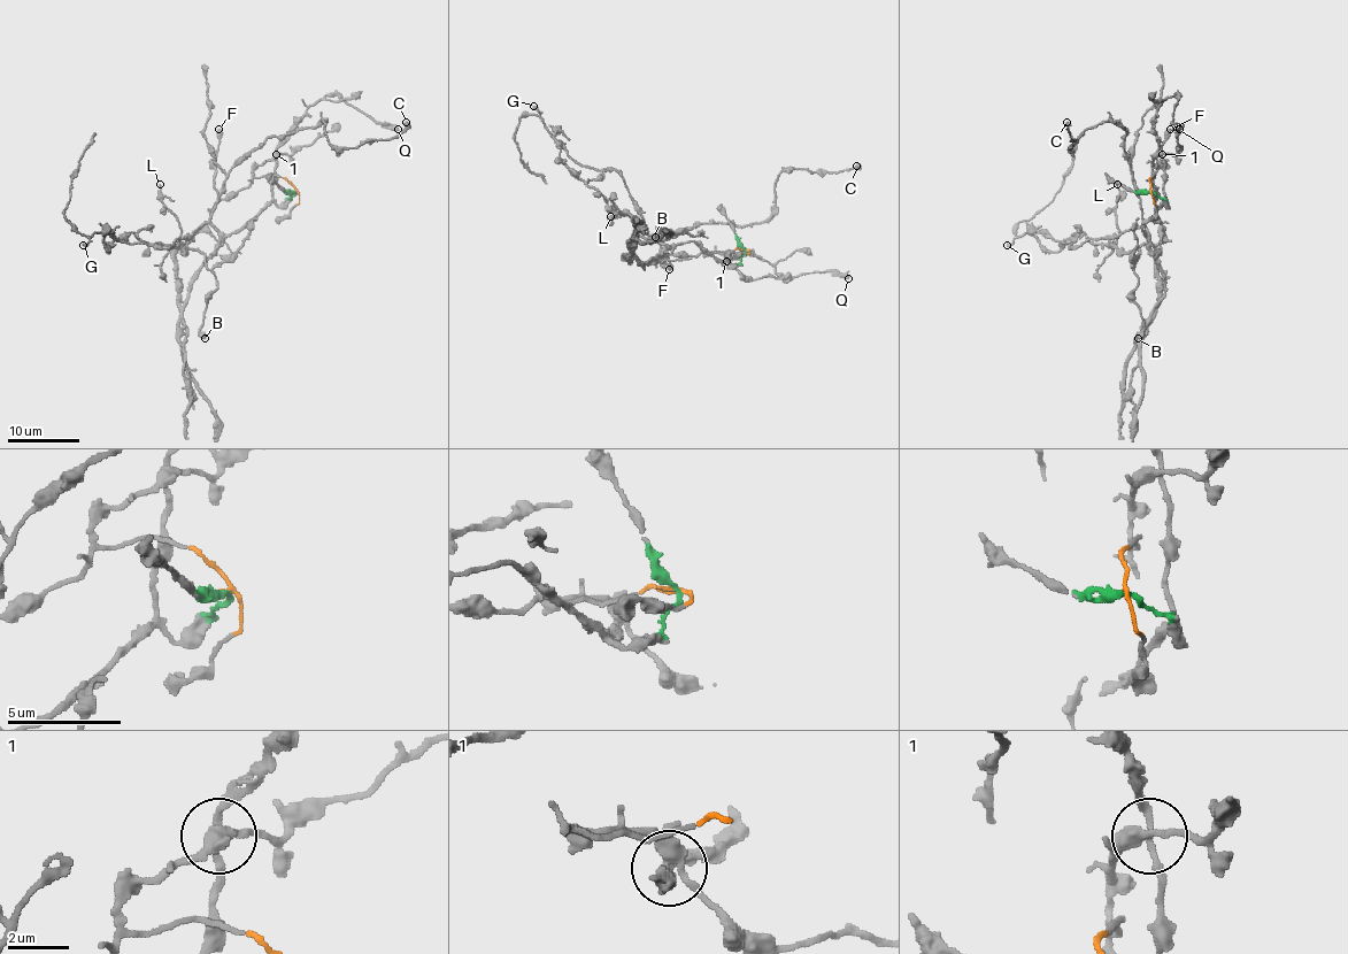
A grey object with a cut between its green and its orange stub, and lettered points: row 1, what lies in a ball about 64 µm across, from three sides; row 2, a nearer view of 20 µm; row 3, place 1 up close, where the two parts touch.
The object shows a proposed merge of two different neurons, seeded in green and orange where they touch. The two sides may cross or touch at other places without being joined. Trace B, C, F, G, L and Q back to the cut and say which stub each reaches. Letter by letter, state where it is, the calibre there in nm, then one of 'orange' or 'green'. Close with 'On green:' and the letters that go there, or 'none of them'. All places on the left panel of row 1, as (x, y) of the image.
B: at (205, 338); 600 nm thick; orange
C: at (406, 122); 460 nm thick; green
F: at (218, 129); 500 nm thick; orange
G: at (83, 245); 280 nm thick; green
L: at (160, 184); 120 nm thick; orange
Q: at (398, 129); 480 nm thick; green
On green: C, G, Q

